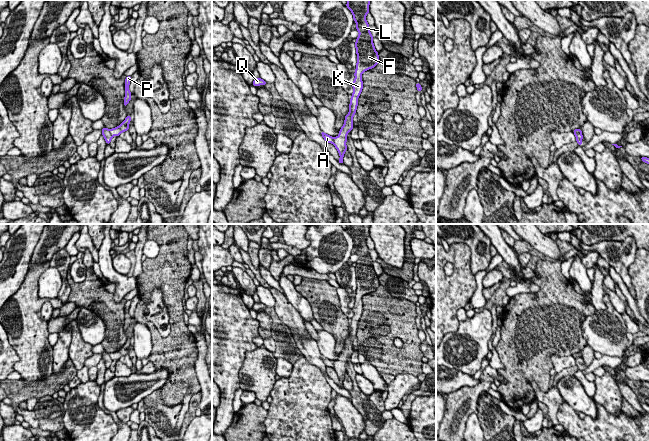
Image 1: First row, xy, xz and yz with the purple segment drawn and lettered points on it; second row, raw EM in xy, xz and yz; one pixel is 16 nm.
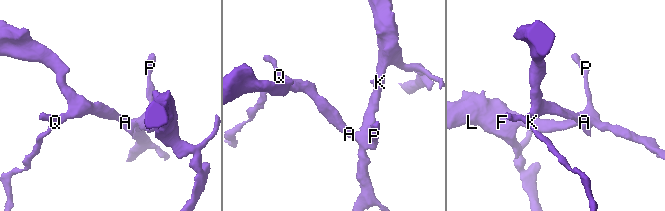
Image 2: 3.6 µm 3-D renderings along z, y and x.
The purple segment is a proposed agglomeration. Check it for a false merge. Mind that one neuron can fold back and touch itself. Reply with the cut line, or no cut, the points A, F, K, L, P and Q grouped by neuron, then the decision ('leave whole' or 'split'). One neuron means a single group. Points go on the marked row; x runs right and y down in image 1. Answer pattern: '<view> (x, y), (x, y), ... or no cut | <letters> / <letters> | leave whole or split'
xy (108, 129), (112, 135) | A Q / F K L P | split

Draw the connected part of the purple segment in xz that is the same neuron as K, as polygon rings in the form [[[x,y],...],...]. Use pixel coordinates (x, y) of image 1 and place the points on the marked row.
[[[347,0],[347,8],[352,12],[354,22],[357,25],[356,30],[360,33],[356,38],[357,64],[355,70],[355,79],[352,84],[354,92],[350,99],[349,113],[345,116],[344,125],[339,131],[339,135],[334,137],[334,146],[336,147],[340,159],[338,162],[343,163],[343,156],[347,150],[346,141],[347,134],[353,129],[353,116],[356,113],[358,105],[358,97],[363,89],[362,73],[366,70],[374,68],[380,61],[378,52],[373,44],[373,36],[369,30],[369,24],[366,21],[366,15],[369,10],[370,0]]]

